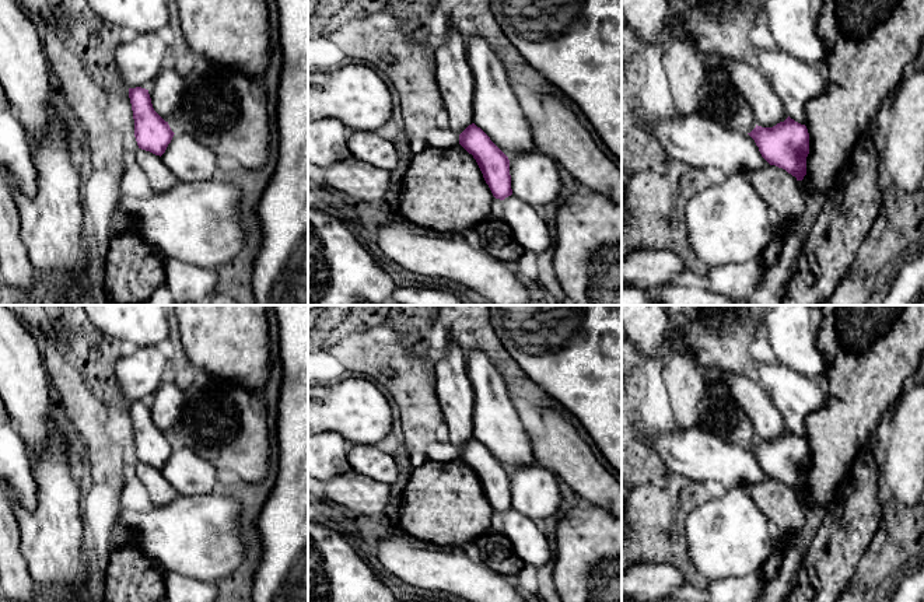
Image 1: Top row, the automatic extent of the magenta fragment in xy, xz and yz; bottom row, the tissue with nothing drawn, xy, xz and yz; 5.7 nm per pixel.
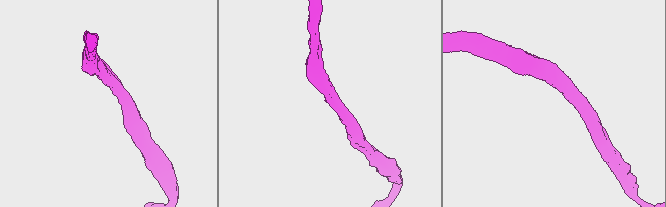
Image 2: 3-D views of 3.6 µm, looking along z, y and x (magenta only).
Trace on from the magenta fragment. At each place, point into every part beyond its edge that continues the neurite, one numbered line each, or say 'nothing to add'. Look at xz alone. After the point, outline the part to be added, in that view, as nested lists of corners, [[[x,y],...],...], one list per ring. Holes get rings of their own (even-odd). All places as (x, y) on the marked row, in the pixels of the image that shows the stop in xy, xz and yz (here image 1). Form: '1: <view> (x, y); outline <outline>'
nothing to add

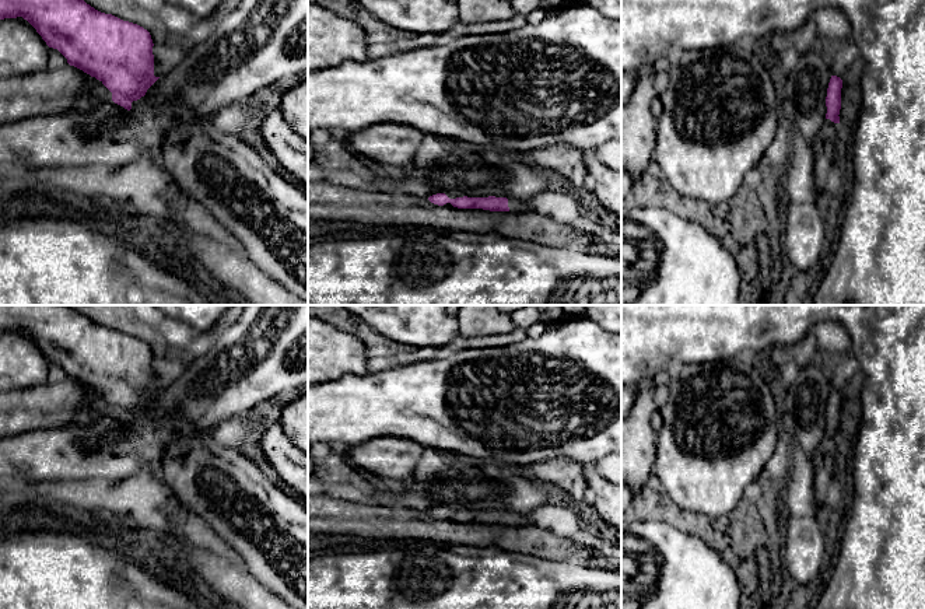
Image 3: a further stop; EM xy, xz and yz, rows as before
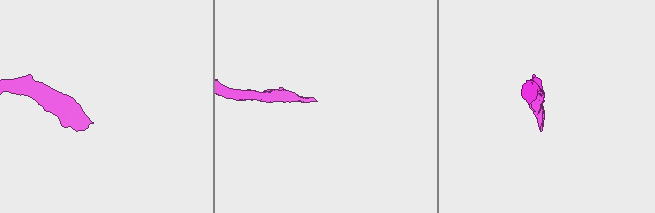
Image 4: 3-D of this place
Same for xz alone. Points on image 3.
1: xz (515, 205); outline [[[508,199],[508,207],[512,213],[528,211],[532,210],[532,203],[519,199]]]

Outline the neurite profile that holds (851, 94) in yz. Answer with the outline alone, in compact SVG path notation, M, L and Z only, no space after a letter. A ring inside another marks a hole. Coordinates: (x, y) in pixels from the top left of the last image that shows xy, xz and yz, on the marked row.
M858 59L851 64L842 78L841 109L838 116L840 125L845 126L848 130L855 127L863 106L861 90L863 71L865 63L862 59Z

